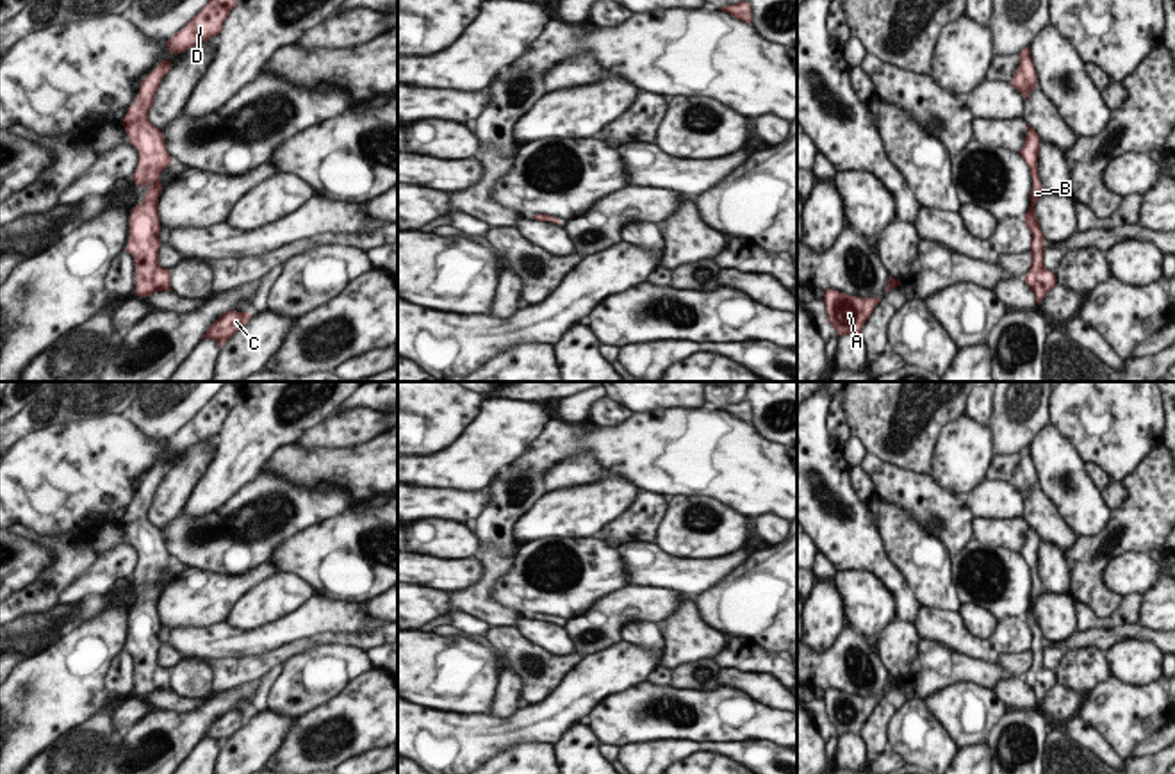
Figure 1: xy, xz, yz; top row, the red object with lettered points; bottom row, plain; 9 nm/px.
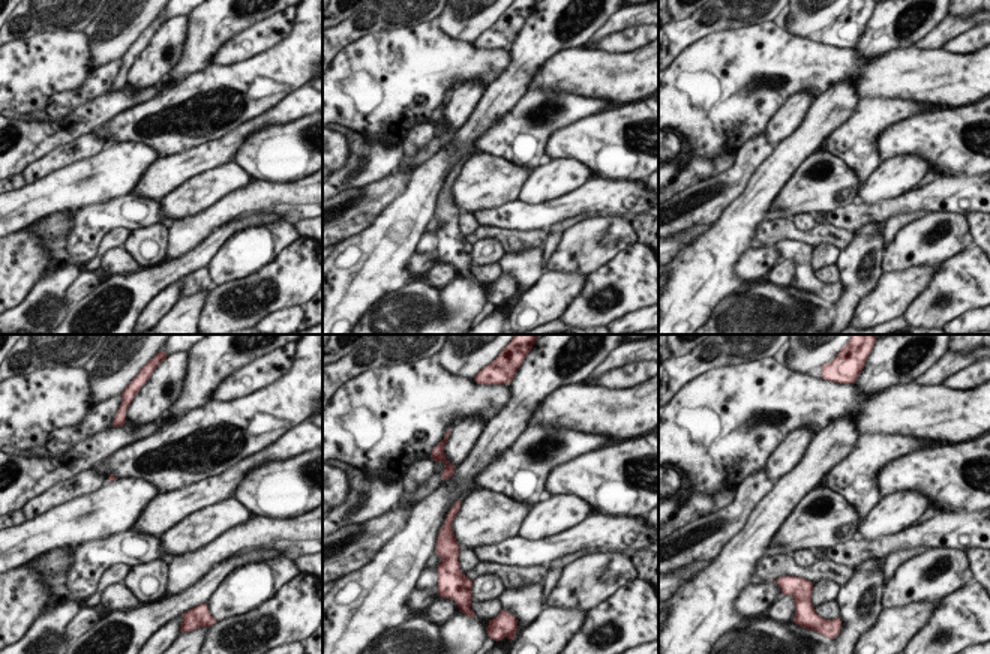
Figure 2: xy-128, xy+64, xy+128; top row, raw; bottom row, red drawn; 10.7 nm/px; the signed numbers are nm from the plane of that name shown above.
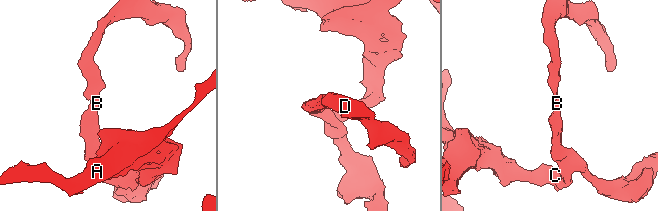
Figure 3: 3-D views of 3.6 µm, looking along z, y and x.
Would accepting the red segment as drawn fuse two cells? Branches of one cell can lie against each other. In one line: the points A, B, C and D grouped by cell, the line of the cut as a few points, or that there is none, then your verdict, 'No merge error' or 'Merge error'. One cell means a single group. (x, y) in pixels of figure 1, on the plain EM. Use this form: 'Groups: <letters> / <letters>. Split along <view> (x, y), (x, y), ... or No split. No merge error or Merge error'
Groups: A B C D. No split. No merge error.

